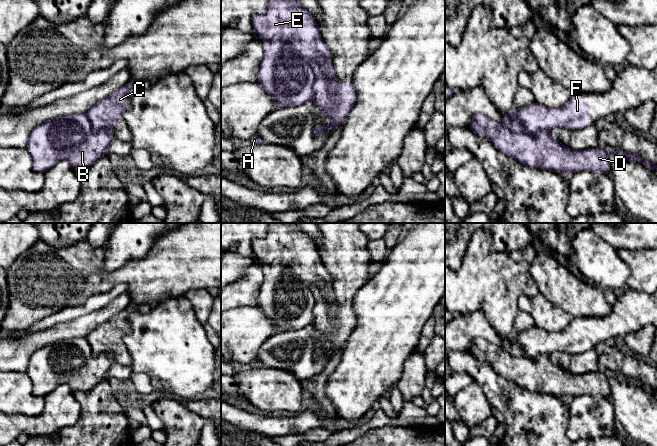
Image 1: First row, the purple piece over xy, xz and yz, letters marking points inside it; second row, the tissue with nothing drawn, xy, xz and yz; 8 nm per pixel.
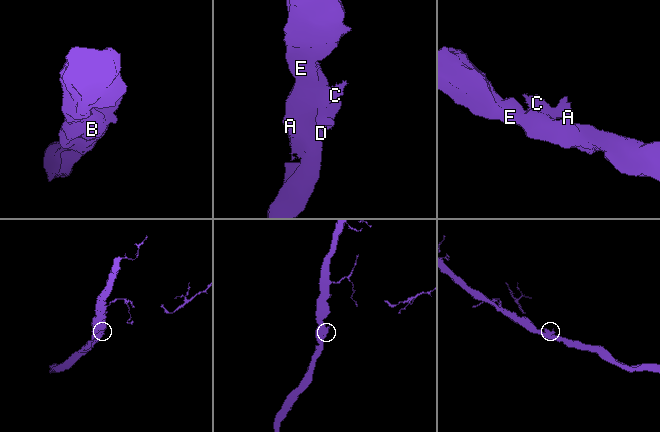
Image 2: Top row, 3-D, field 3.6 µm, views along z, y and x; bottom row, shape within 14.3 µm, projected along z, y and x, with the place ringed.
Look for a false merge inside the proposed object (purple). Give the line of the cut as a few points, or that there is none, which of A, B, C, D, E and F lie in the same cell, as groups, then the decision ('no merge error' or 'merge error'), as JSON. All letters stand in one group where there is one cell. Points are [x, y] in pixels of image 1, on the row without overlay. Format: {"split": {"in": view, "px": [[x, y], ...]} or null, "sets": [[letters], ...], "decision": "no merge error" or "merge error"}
{"split": {"in": "yz", "px": [[508, 337], [516, 343], [513, 349], [518, 352], [547, 355]]}, "sets": [["A", "B", "D", "E"], ["C", "F"]], "decision": "merge error"}

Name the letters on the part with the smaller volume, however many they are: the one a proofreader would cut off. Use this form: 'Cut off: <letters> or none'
Cut off: C, F

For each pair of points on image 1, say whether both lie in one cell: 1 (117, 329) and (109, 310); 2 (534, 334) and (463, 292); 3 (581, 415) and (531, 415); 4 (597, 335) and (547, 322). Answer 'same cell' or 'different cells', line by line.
1: different cells
2: different cells
3: different cells
4: different cells

